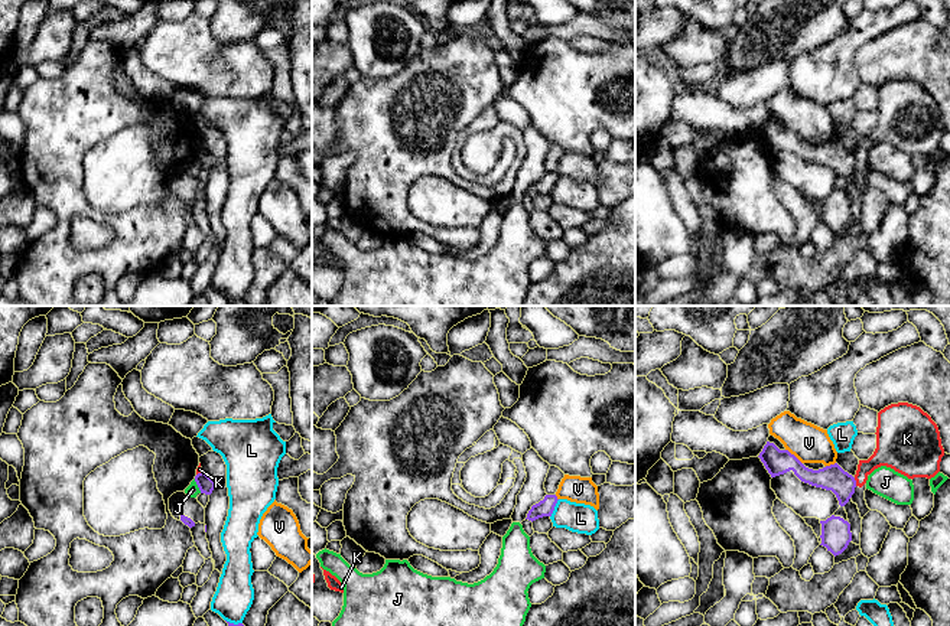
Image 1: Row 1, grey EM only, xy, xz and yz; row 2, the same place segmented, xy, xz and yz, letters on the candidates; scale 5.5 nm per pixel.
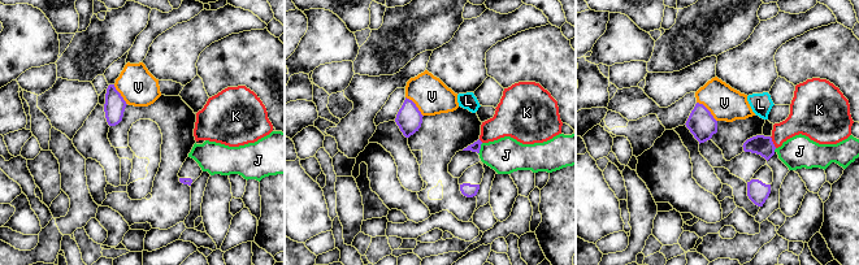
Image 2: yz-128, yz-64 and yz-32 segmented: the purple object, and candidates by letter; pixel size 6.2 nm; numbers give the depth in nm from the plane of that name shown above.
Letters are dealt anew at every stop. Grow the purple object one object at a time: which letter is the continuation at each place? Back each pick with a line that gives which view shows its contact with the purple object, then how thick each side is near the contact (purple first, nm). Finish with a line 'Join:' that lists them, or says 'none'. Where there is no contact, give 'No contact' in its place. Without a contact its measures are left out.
Join: none

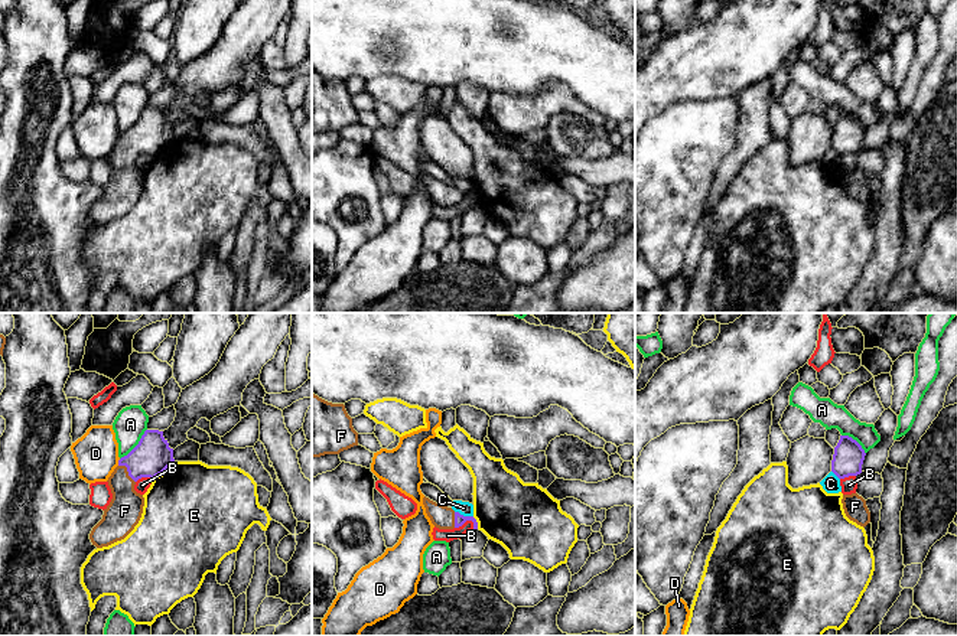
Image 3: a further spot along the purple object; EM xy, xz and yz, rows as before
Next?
F: Touches purple in xy. Thickness 220 nm (purple) against 190 nm
Join: F

